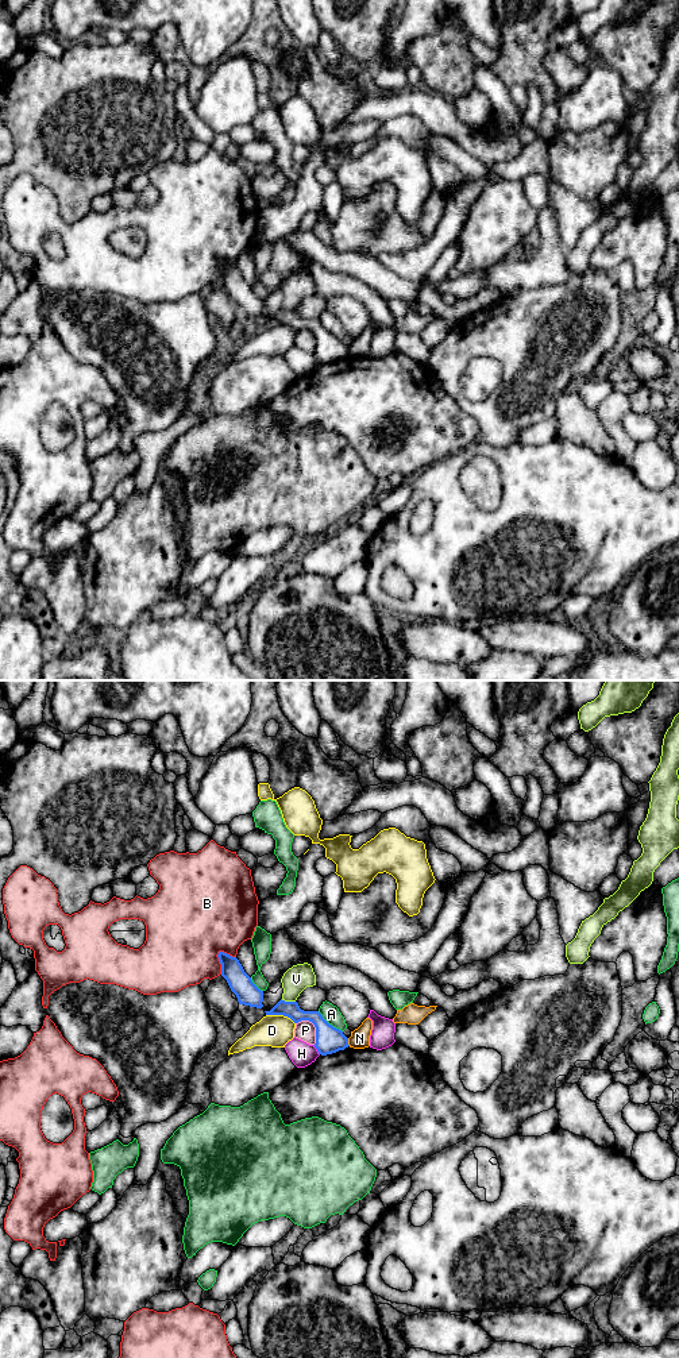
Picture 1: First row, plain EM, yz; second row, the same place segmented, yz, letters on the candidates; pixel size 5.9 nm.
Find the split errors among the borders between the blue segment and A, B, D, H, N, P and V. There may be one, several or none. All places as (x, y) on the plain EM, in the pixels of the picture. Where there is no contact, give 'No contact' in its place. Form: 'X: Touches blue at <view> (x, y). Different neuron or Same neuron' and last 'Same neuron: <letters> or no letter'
A: Touches blue at yz (328, 332). Different neuron
B: Touches blue at yz (219, 269). Different neuron
D: Touches blue at yz (281, 323). Different neuron
H: Touches blue at yz (317, 359). Different neuron
N: Touches blue at yz (347, 351). Different neuron
P: Touches blue at yz (315, 335). Different neuron
V: Touches blue at yz (288, 311). Different neuron
Same neuron: no letter

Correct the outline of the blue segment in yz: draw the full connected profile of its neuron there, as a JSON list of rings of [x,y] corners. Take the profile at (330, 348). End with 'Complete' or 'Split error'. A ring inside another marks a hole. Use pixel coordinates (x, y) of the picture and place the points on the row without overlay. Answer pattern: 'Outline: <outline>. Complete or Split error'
Outline: [[[279,309],[266,324],[283,324],[294,332],[309,329],[316,336],[316,352],[319,363],[327,364],[348,356],[348,347],[342,339],[329,333],[319,320],[304,320],[297,310]]]. Complete

